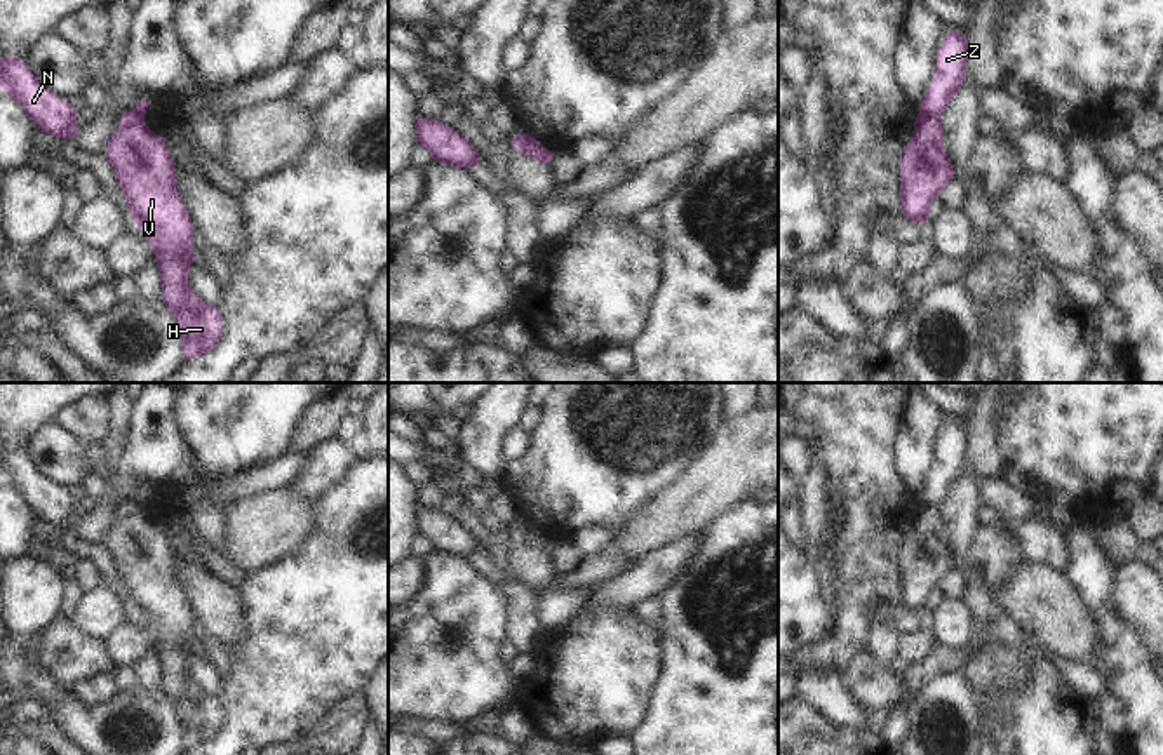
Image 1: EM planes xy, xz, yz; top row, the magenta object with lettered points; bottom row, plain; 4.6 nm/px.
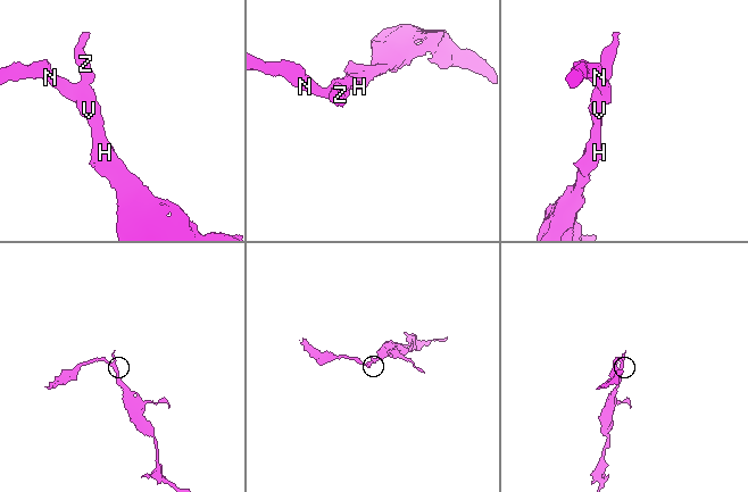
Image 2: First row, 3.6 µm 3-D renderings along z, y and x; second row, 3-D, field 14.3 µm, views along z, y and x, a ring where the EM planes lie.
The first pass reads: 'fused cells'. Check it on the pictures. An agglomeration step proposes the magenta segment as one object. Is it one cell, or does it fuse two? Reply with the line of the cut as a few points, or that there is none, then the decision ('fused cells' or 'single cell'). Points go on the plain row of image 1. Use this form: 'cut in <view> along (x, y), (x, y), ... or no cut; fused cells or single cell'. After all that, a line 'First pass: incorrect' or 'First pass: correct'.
cut in xz along (530, 526), (517, 541); fused cells
First pass: correct

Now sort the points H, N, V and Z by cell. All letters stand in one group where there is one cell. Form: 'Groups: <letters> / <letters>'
Groups: H N V / Z

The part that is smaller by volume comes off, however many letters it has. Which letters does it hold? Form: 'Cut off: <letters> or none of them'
Cut off: Z

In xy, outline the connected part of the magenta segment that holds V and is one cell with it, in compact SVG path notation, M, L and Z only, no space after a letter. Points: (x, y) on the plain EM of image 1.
M136 501L118 504L120 518L110 527L103 545L110 550L115 571L131 595L129 607L146 623L146 631L157 645L162 687L176 710L183 736L183 753L209 743L221 729L225 713L218 696L204 692L188 673L188 654L197 651L192 637L193 612L176 576L176 558L162 525L153 524Z

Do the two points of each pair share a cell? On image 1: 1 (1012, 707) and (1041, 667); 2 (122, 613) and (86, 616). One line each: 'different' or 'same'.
1: same
2: same

